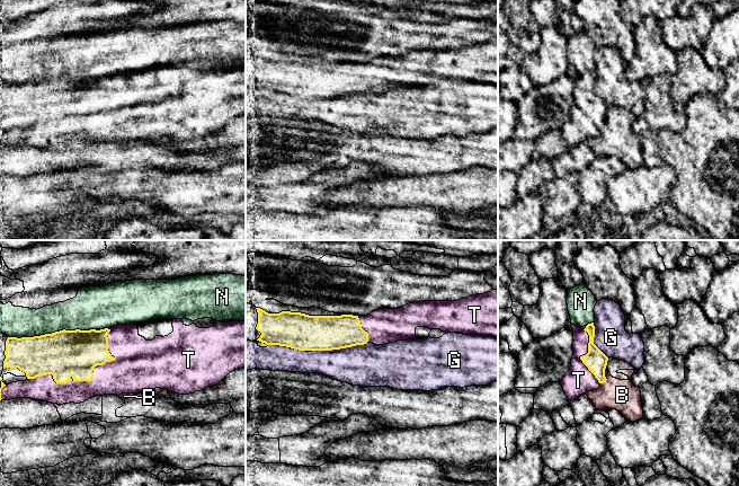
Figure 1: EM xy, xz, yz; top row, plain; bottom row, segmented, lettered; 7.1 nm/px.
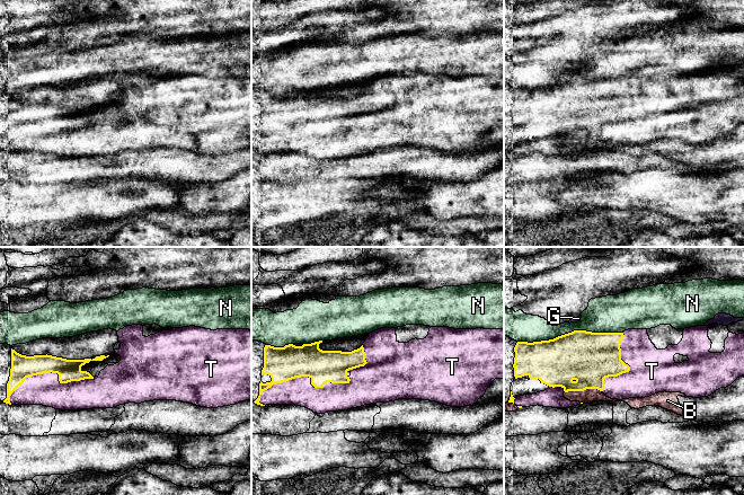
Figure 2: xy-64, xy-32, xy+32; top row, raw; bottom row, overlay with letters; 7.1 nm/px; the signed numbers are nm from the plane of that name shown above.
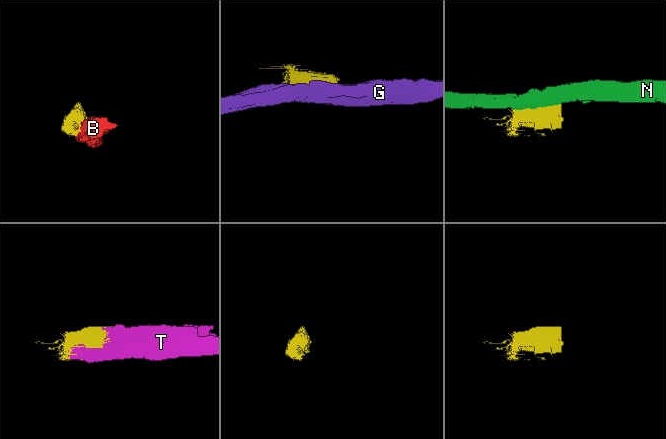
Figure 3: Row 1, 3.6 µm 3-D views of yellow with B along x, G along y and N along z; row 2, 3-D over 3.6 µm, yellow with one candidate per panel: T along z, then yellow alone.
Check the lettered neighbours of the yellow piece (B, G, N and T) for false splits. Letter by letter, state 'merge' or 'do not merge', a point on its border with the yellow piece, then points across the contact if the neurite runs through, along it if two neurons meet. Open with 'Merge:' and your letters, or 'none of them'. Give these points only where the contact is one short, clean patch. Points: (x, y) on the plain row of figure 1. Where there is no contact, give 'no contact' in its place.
Merge: T
B: do not merge | yz (605, 124)
G: do not merge | xz (339, 96)
N: do not merge | xy (52, 80)
T: merge | xy (89, 127)

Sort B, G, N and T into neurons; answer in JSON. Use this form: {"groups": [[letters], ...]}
{"groups": [["B"], ["G"], ["N"], ["T"]]}

